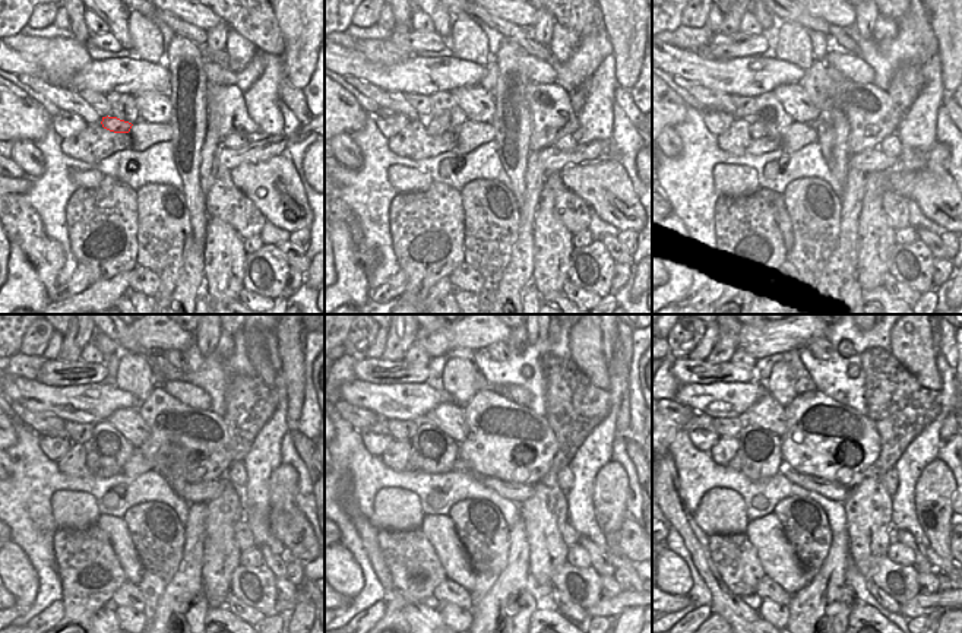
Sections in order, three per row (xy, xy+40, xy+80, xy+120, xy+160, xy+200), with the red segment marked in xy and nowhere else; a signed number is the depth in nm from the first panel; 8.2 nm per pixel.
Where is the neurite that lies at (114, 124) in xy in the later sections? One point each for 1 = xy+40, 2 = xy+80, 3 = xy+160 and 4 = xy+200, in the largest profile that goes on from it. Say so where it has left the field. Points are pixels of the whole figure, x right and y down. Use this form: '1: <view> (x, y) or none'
1: xy+40 (433, 124)
2: xy+80 (759, 126)
3: xy+160 (433, 455)
4: xy+200 (766, 462)

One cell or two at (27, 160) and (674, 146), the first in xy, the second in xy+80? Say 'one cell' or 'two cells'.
one cell

